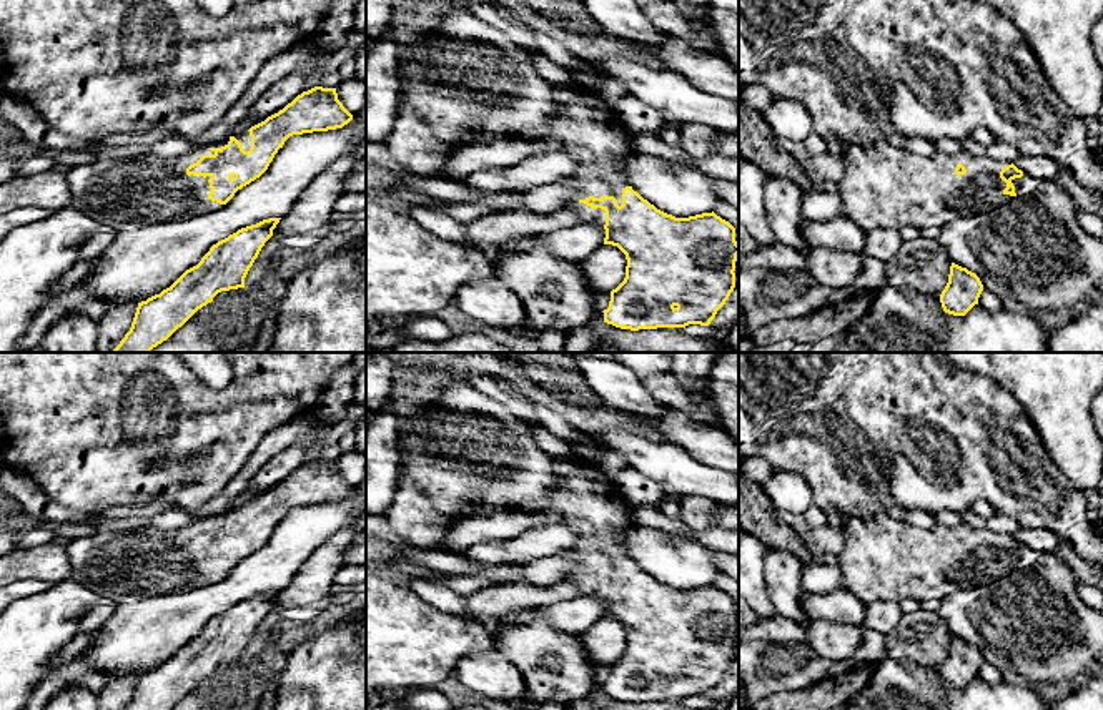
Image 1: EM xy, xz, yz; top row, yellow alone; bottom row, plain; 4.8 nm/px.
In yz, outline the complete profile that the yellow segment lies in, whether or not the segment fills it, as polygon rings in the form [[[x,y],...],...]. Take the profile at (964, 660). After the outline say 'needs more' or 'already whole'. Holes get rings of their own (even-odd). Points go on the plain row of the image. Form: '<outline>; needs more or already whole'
[[[955,635],[950,639],[948,655],[940,667],[940,675],[945,685],[953,688],[965,688],[983,663],[980,650]]]; already whole

